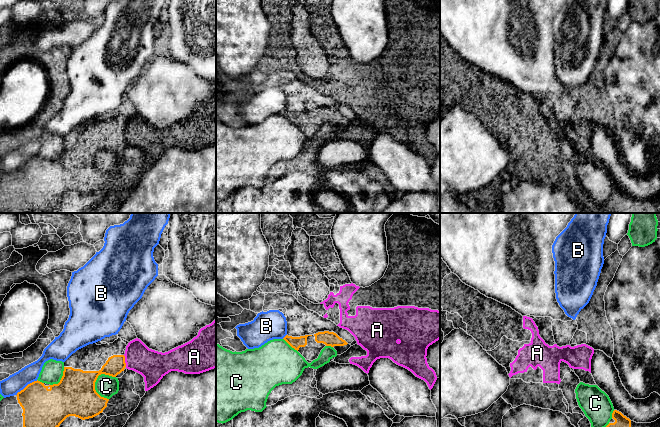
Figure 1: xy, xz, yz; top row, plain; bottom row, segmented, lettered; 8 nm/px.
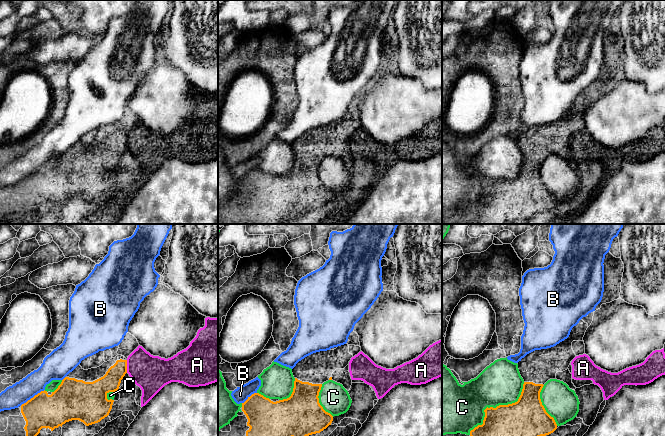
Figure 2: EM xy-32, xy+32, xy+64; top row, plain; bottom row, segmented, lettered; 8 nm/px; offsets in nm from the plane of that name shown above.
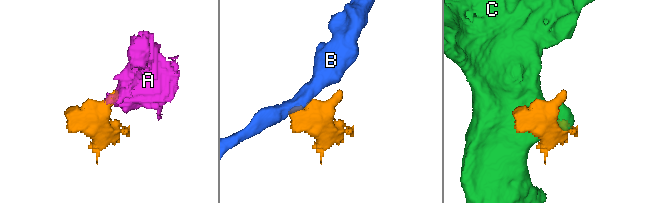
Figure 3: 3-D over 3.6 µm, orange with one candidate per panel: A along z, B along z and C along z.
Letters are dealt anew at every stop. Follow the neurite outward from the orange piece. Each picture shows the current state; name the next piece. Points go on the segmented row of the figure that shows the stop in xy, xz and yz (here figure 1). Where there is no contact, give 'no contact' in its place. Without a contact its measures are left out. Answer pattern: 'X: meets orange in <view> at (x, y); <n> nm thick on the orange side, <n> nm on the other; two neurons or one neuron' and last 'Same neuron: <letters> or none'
A: meets orange in xy at (124, 361); 150 nm thick on the orange side, 240 nm on the other; two neurons
B: meets orange in xy at (27, 385); 320 nm thick on the orange side, 150 nm on the other; two neurons
C: meets orange in xy at (94, 388); 340 nm thick on the orange side, 180 nm on the other; two neurons
Same neuron: none

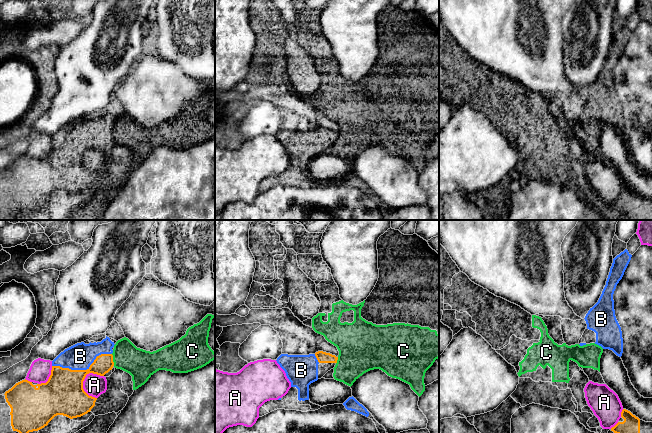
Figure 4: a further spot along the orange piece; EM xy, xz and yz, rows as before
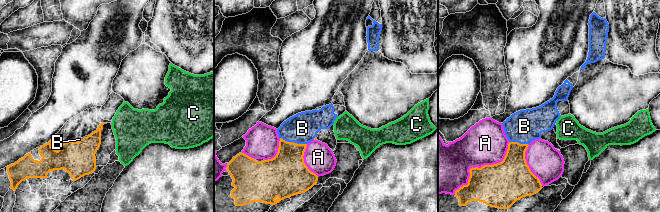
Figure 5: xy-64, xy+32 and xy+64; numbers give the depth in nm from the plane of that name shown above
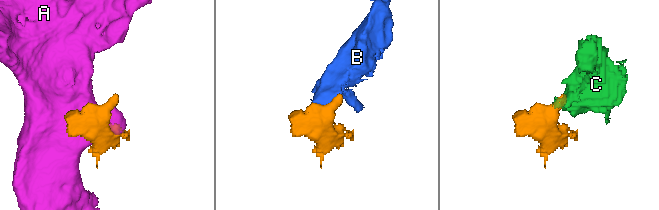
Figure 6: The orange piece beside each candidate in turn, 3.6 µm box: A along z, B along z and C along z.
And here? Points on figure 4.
A: meets orange in xy at (82, 387); 340 nm thick on the orange side, 180 nm on the other; two neurons
B: meets orange in xy at (82, 370); 340 nm thick on the orange side, 220 nm on the other; one neuron
C: meets orange in xy at (112, 360); 150 nm thick on the orange side, 240 nm on the other; two neurons
Same neuron: B

